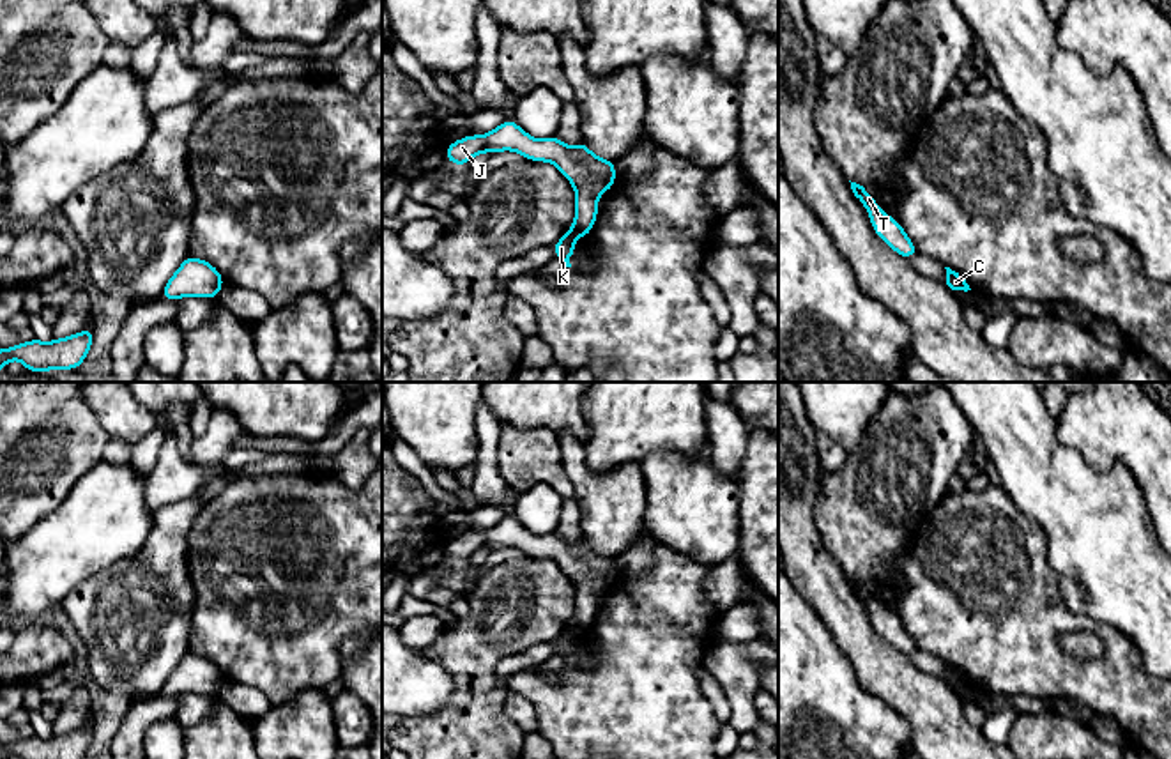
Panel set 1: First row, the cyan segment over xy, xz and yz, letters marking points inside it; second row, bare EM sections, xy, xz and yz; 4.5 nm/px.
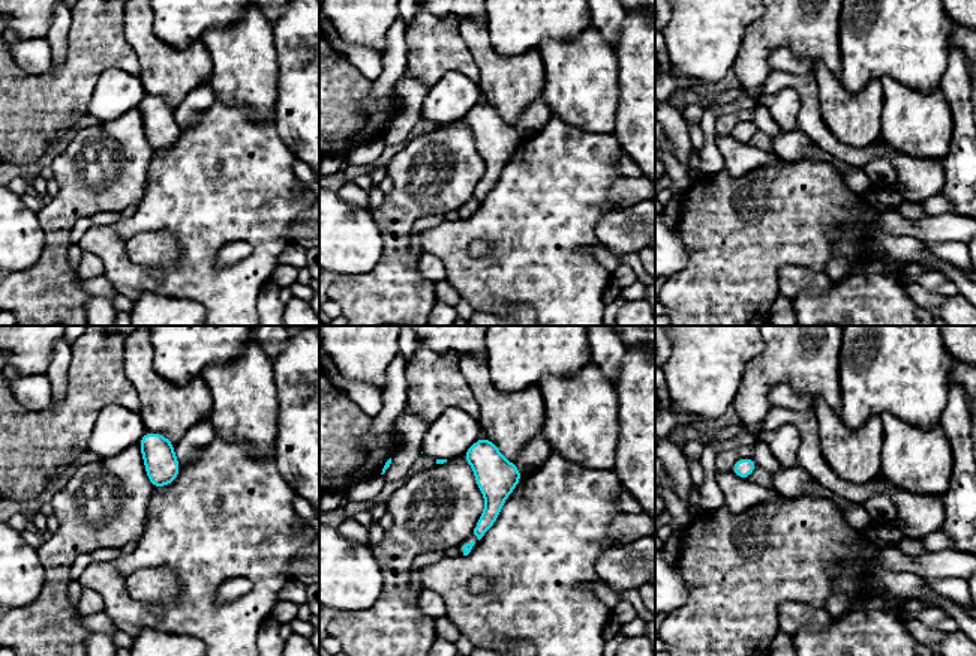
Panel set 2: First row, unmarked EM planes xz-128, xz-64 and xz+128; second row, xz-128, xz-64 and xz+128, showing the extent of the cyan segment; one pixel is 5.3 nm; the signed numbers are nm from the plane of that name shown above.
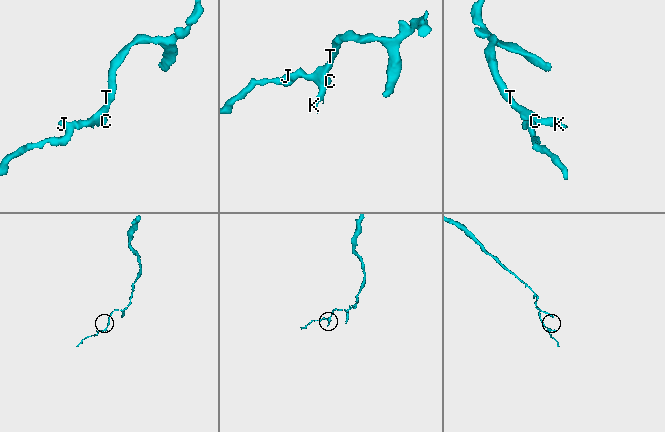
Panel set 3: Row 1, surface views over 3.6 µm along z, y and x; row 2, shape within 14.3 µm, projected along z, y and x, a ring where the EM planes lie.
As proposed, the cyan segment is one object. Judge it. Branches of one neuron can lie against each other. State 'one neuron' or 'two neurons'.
one neuron

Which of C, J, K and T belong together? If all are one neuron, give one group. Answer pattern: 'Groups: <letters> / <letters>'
Groups: C J K T

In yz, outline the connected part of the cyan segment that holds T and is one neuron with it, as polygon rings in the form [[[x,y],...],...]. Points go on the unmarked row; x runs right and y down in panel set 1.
[[[851,579],[851,586],[867,605],[870,621],[883,639],[886,639],[895,649],[899,649],[906,656],[918,651],[915,639],[907,633],[899,617],[890,614],[863,582]]]

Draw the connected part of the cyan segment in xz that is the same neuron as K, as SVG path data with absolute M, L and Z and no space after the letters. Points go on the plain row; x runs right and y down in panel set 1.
M509 513L486 531L469 531L451 538L446 543L446 557L465 563L479 548L501 547L515 547L524 556L552 559L575 584L573 623L552 642L555 655L563 656L564 663L571 663L575 637L589 632L598 614L598 593L616 580L616 557L594 552L584 536L575 545L557 533L536 536Z

